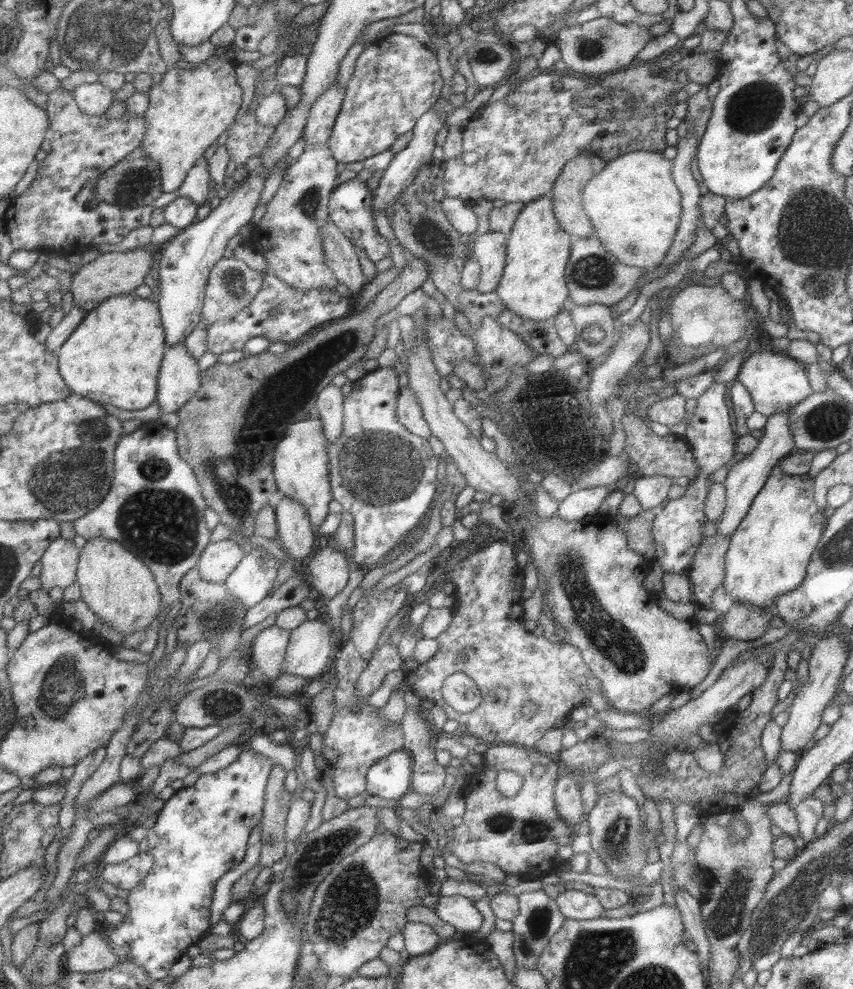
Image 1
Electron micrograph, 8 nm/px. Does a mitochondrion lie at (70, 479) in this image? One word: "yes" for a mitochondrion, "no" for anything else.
yes

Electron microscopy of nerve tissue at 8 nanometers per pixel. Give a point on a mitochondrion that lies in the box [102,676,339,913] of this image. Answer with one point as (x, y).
(220, 703)

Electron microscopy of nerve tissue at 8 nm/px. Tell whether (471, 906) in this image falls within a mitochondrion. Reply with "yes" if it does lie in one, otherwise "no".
no

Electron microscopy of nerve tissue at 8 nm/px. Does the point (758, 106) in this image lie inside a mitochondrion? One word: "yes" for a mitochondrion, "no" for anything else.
yes

